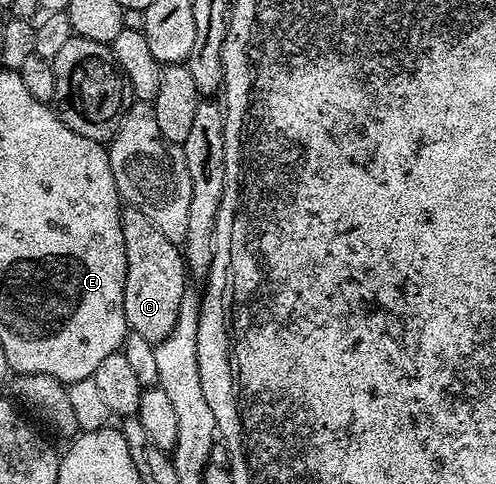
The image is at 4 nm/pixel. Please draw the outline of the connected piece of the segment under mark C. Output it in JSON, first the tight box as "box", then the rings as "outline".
{"box":[122,207,189,344],"outline":[[[128,207],[122,211],[124,253],[127,257],[127,274],[124,282],[124,316],[130,331],[156,344],[174,329],[182,298],[187,295],[185,282],[189,280],[182,249],[164,237],[154,223],[141,211]]]}

